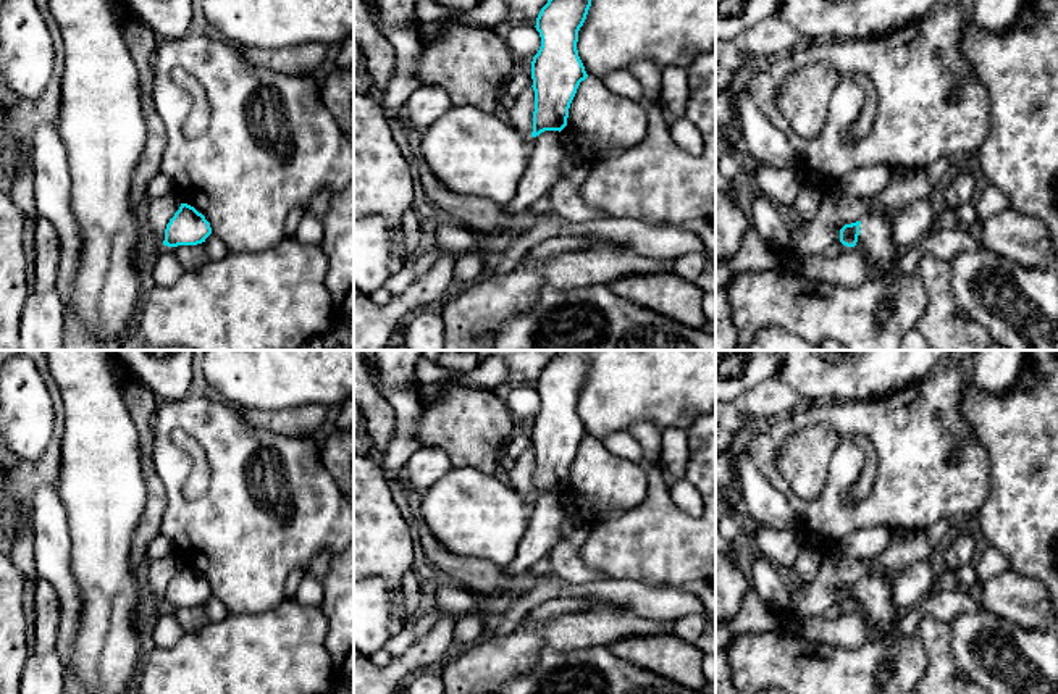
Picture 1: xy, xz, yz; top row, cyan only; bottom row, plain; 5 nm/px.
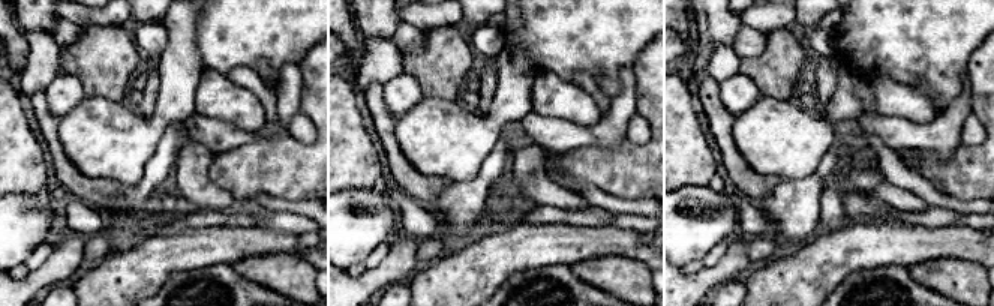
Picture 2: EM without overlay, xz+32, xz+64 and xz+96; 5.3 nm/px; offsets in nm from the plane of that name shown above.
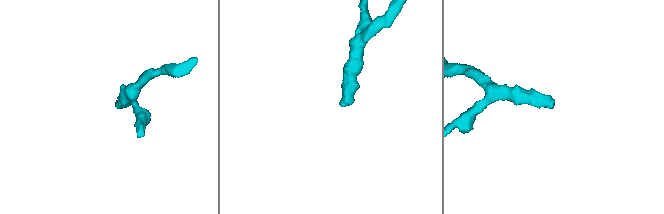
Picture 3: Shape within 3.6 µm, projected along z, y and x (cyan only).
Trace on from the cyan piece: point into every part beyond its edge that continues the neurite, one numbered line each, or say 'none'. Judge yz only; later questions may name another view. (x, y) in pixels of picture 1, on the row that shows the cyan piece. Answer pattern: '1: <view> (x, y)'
1: yz (876, 241)

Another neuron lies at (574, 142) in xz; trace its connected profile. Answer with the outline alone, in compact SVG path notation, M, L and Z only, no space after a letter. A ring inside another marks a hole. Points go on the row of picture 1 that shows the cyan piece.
M569 126L559 132L559 137L567 153L577 153L591 165L615 158L627 150L625 147L596 147L588 136Z

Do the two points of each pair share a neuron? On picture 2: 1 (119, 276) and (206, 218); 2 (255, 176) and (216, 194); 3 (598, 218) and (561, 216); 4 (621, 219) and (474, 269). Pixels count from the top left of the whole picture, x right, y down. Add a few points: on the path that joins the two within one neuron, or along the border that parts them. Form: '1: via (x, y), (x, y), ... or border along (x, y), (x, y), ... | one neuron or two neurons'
1: border along (228, 227), (188, 227), (159, 236) | two neurons
2: border along (213, 156), (209, 165), (209, 179), (242, 201) | two neurons
3: via (589, 218), (570, 216) | one neuron
4: border along (609, 224), (618, 228), (631, 228), (642, 234) | two neurons

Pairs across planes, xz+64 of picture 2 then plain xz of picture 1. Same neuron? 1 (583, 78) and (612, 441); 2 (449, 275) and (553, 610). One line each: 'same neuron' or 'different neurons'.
1: same neuron
2: different neurons

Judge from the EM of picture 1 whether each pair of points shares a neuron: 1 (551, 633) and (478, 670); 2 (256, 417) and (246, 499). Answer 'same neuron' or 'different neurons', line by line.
1: same neuron
2: different neurons

